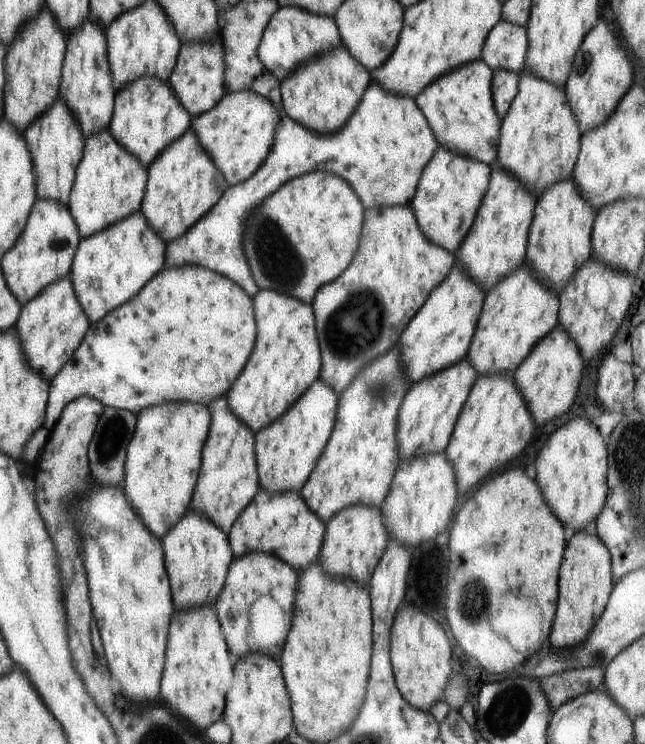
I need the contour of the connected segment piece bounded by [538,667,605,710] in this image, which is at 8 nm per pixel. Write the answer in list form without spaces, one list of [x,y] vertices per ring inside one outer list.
[[[605,667],[570,669],[538,679],[552,710],[603,685]]]

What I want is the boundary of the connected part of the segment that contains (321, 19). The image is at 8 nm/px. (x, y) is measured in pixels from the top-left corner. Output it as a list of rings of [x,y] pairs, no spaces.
[[[279,6],[266,24],[258,47],[258,58],[264,68],[268,68],[268,72],[272,72],[272,76],[281,81],[286,76],[292,76],[300,64],[308,64],[308,60],[316,60],[316,56],[322,56],[324,52],[342,45],[343,41],[332,16],[320,16],[296,6]]]

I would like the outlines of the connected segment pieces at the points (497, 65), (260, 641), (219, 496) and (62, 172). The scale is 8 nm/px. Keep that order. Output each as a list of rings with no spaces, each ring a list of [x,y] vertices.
[[[500,18],[486,36],[481,59],[493,71],[508,70],[517,74],[524,69],[527,48],[527,28]]]
[[[249,552],[234,558],[224,588],[214,602],[230,650],[238,656],[244,656],[246,652],[264,652],[272,658],[272,652],[284,650],[290,630],[294,590],[296,569],[281,558],[267,552]]]
[[[226,396],[212,400],[210,408],[210,430],[202,451],[202,468],[192,497],[190,511],[210,518],[222,532],[229,534],[232,525],[241,512],[254,500],[258,492],[259,474],[256,462],[255,432],[246,424],[240,424],[240,418],[228,408]]]
[[[58,99],[48,108],[48,112],[44,112],[44,116],[38,116],[23,134],[32,154],[32,162],[34,162],[32,172],[36,174],[38,200],[54,200],[56,204],[68,206],[70,192],[76,178],[76,169],[82,160],[85,145],[80,124],[76,122],[68,104]]]

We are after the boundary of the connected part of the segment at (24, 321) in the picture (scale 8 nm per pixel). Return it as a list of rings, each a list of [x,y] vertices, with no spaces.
[[[70,275],[48,284],[38,296],[34,296],[24,306],[16,322],[16,334],[22,344],[22,352],[28,358],[28,364],[34,372],[44,378],[54,378],[64,364],[72,358],[74,351],[82,344],[84,335],[90,328],[90,320],[76,300]]]

